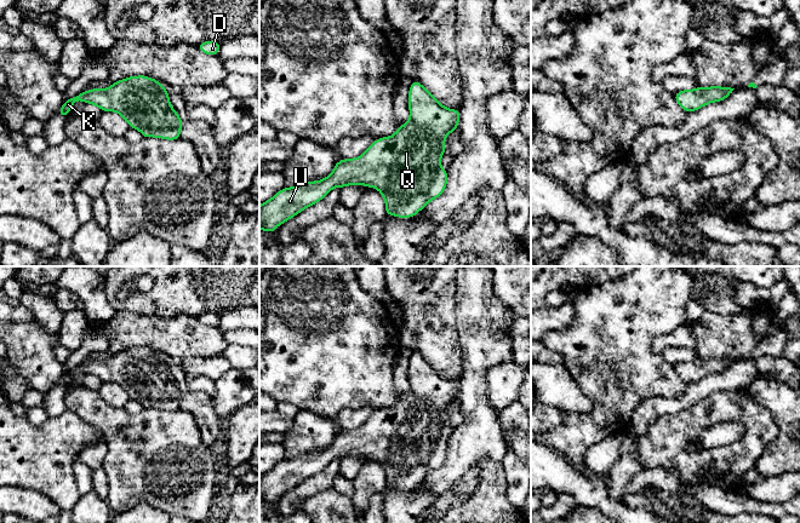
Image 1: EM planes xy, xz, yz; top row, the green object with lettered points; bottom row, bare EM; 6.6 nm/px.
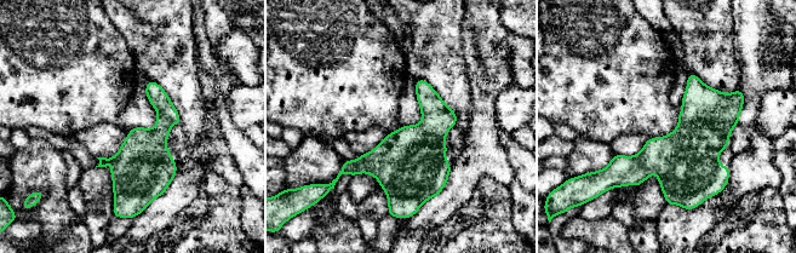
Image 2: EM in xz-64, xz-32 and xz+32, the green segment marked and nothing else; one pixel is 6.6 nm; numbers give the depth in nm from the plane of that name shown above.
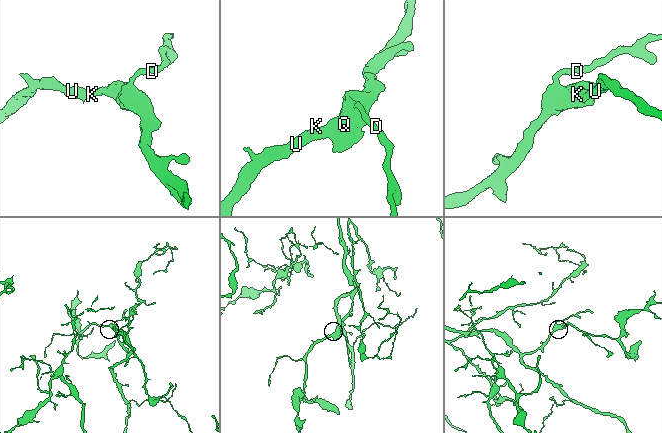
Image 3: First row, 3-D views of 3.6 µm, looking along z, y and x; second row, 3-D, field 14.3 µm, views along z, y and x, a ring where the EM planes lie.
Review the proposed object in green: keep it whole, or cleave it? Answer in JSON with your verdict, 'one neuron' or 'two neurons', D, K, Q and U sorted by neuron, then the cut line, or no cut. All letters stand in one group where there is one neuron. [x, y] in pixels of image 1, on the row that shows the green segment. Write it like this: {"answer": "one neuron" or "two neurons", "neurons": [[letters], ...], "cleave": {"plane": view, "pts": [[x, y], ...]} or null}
{"answer": "one neuron", "neurons": [["D", "K", "Q", "U"]], "cleave": null}

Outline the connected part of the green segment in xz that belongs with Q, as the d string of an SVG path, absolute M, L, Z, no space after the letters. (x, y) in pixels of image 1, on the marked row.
M412 81L410 86L408 109L408 121L393 136L376 139L359 157L337 161L328 177L284 188L272 199L262 202L259 229L273 234L279 225L321 201L336 186L341 189L348 185L376 188L385 201L387 215L398 218L412 218L427 203L439 197L446 189L448 177L447 171L441 168L440 157L446 151L447 134L458 127L461 110L440 104L418 81Z

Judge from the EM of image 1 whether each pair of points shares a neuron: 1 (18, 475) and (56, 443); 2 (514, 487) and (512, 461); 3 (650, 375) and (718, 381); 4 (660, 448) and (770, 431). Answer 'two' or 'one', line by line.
1: one
2: one
3: two
4: one

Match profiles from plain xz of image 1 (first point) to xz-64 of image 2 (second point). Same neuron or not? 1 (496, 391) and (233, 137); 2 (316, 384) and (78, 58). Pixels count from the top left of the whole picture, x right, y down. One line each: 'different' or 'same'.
1: different
2: same

